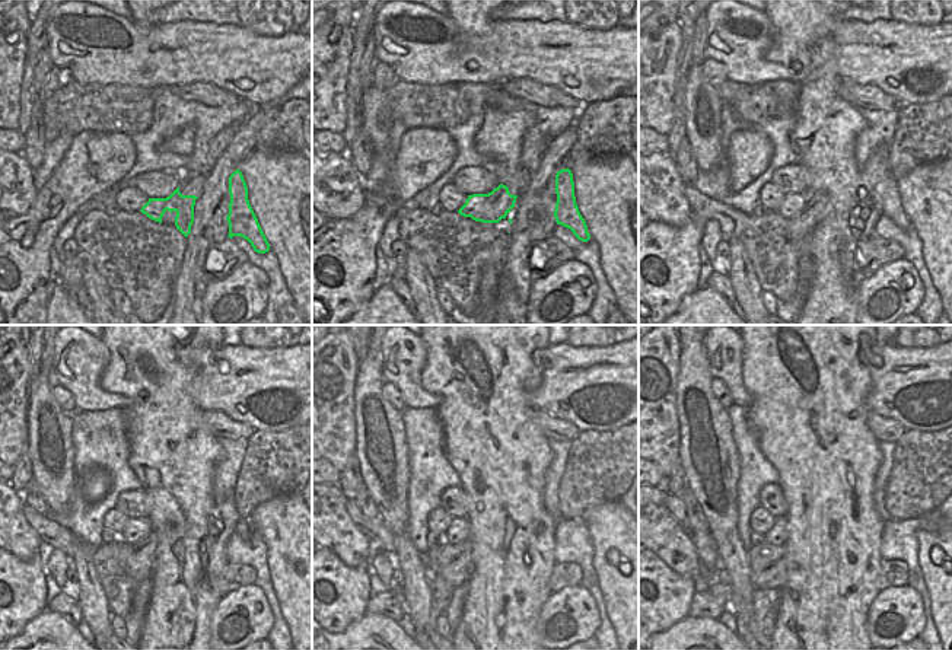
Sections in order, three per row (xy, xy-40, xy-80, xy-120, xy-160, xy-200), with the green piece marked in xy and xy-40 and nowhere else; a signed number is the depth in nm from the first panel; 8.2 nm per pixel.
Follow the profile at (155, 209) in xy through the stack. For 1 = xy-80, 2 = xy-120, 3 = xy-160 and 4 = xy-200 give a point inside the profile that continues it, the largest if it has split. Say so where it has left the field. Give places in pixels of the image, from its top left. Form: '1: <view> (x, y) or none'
1: xy-80 (815, 206)
2: xy-120 (136, 529)
3: xy-160 (458, 531)
4: xy-200 (777, 535)

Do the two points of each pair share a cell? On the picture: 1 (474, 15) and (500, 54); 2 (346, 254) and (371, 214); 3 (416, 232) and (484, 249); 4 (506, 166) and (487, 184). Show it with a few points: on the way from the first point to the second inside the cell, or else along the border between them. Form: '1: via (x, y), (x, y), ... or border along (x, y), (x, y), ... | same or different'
1: border along (455, 22), (470, 35), (484, 35), (493, 26) | different
2: via (350, 244), (366, 225) | same
3: via (433, 236), (455, 249), (467, 249) | same
4: border along (481, 166), (500, 182) | different

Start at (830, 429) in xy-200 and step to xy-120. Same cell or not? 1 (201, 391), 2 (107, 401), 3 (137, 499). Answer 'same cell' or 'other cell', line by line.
1: other cell
2: other cell
3: other cell

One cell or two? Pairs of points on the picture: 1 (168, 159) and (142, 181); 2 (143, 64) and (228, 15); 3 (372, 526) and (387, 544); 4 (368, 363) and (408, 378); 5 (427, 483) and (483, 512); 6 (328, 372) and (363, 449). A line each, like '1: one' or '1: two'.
1: two
2: two
3: one
4: two
5: two
6: two

